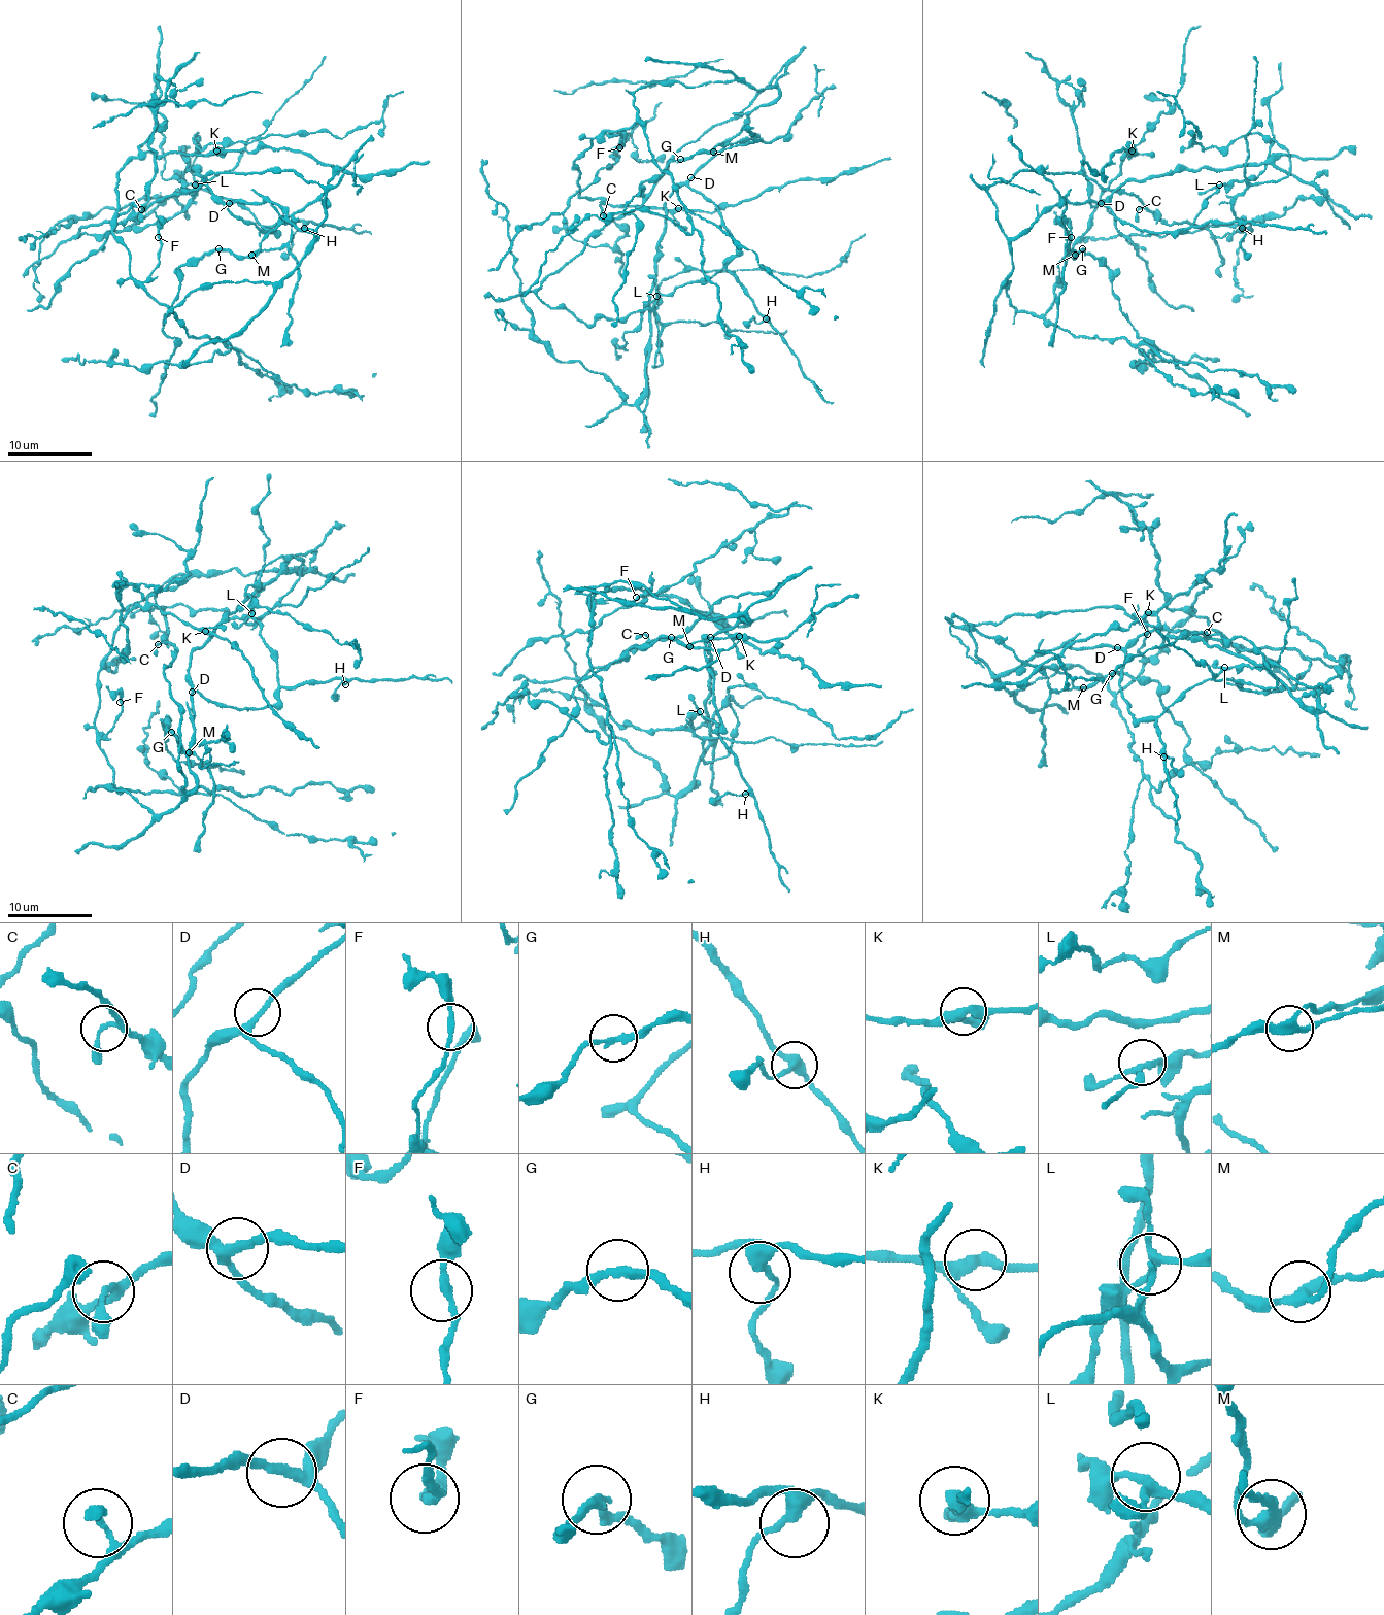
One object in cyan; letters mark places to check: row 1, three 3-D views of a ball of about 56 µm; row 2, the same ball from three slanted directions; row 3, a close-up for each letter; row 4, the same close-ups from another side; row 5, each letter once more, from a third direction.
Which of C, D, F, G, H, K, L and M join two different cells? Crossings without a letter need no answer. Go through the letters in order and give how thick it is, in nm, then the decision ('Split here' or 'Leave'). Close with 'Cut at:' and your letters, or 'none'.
C: Thickness 160 nm. Leave
D: Thickness 220 nm. Leave
F: Thickness 200 nm. Leave
G: Thickness 240 nm. Leave
H: Thickness 320 nm. Leave
K: Thickness 320 nm. Leave
L: Thickness 240 nm. Leave
M: Thickness 280 nm. Split here
Cut at: M

